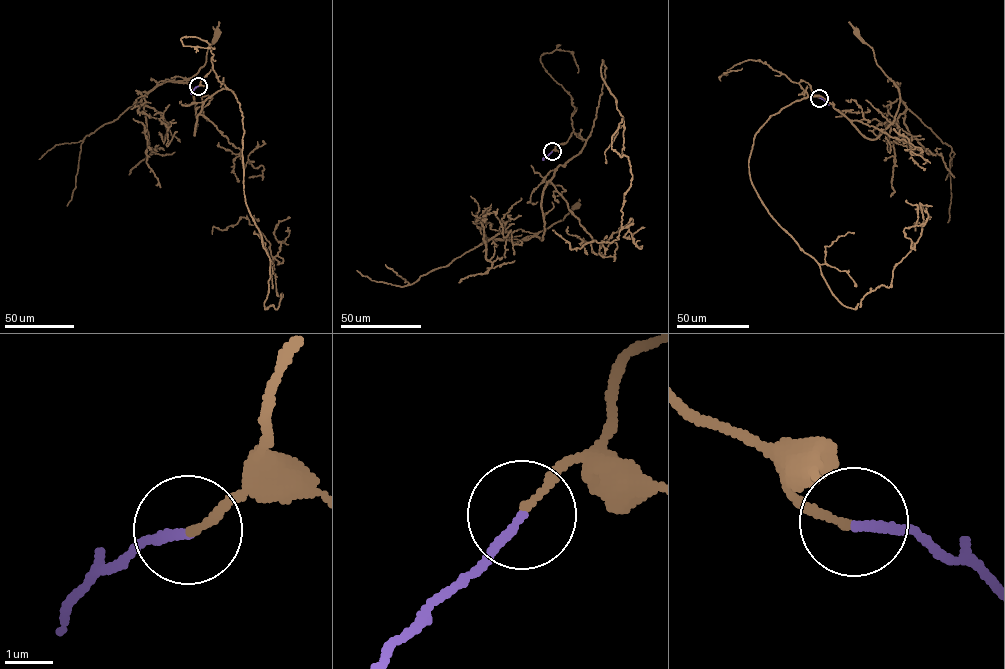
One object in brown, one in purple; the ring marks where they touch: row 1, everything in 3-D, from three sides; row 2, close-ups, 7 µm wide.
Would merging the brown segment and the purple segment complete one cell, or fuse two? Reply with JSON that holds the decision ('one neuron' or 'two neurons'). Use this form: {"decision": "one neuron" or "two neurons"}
{"decision": "one neuron"}

